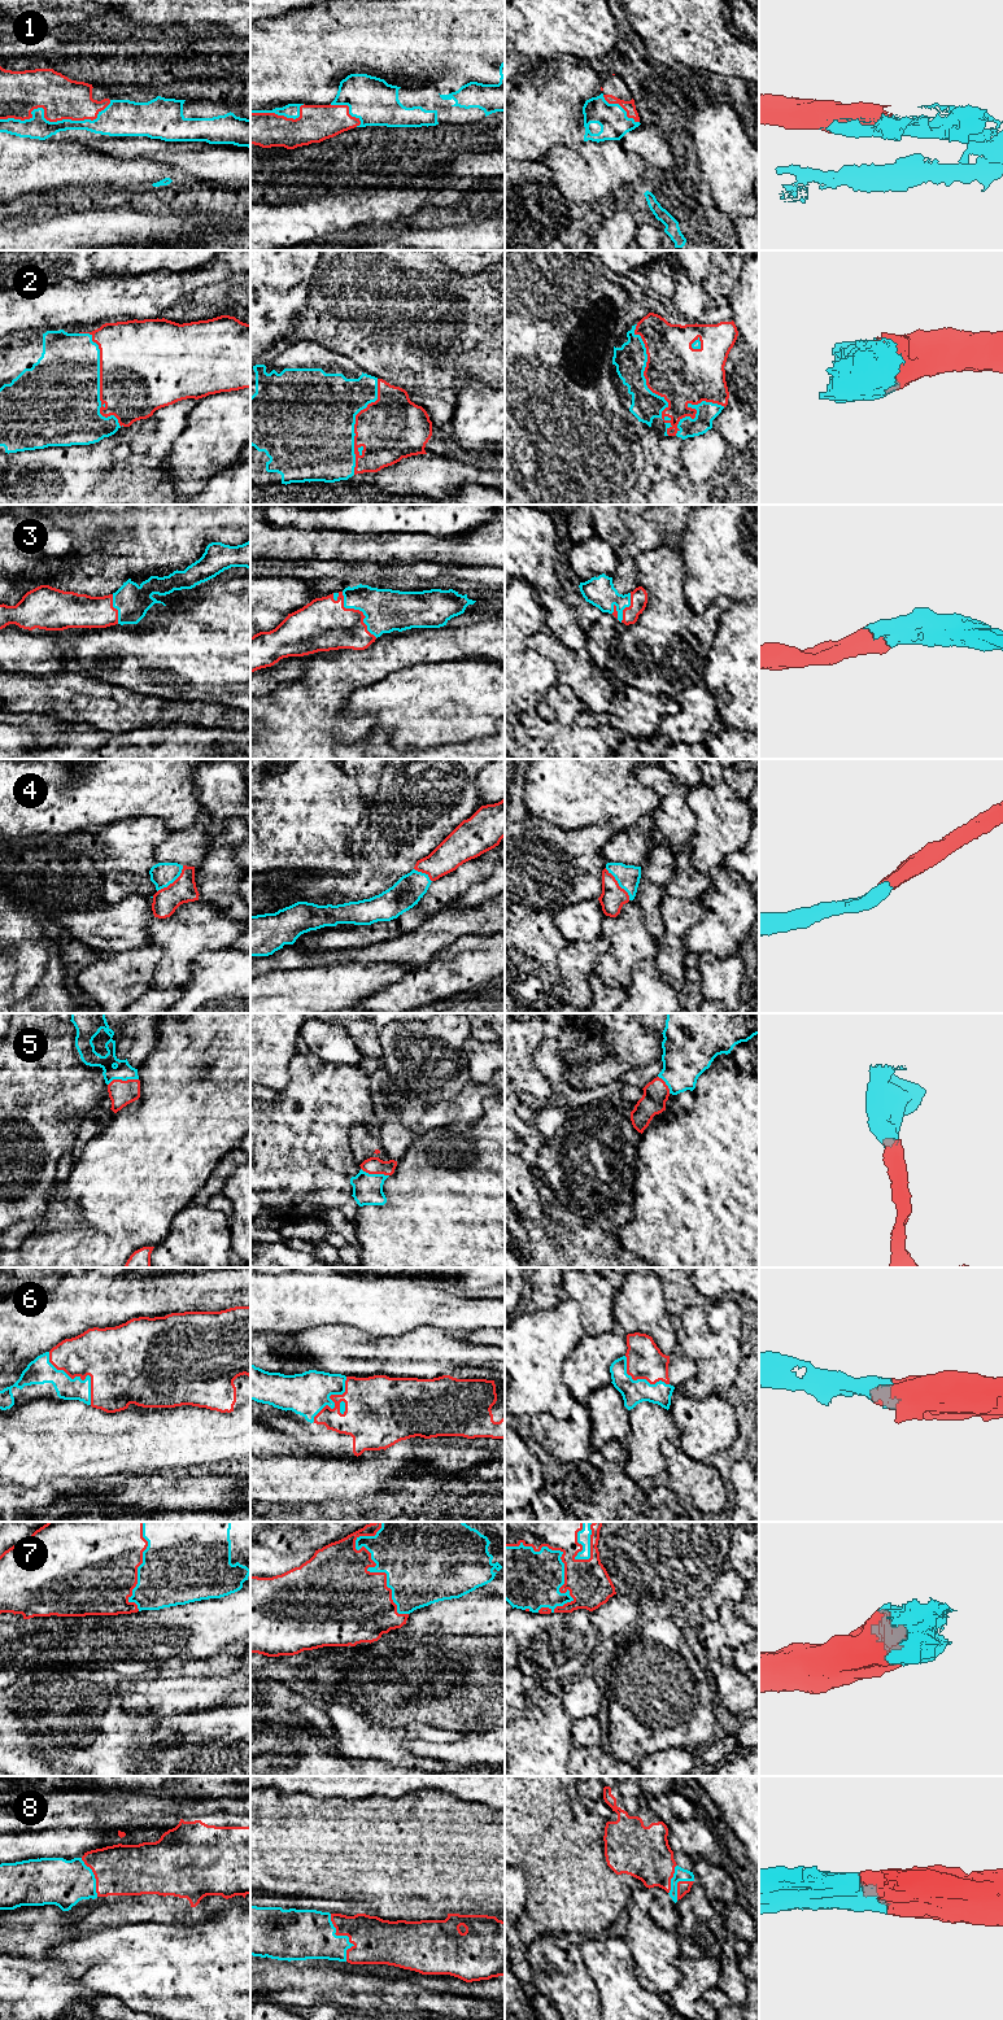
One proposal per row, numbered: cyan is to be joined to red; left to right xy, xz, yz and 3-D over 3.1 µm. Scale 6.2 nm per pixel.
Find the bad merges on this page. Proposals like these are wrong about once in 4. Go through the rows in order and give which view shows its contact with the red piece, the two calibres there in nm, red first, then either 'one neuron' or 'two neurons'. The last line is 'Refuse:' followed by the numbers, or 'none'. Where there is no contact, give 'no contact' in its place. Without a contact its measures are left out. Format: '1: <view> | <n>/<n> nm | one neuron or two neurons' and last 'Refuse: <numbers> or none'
1: xy | 260/140 nm | one neuron
2: yz | 360/190 nm | one neuron
3: xz | 320/260 nm | one neuron
4: yz | 150/140 nm | one neuron
5: xy | 160/110 nm | one neuron
6: xy | 400/160 nm | one neuron
7: yz | 320/360 nm | one neuron
8: xz | 280/300 nm | one neuron
Refuse: none

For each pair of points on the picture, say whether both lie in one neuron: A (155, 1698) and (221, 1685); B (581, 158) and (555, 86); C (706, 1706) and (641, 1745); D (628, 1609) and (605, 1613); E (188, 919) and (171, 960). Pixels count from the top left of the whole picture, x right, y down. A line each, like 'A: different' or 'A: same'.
A: same
B: different
C: same
D: same
E: same

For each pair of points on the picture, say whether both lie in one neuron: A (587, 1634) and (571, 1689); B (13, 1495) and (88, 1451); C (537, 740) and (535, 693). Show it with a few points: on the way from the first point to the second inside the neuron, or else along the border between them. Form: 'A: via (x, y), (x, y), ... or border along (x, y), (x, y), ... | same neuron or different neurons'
A: border along (585, 1671), (563, 1682) | different neurons
B: border along (13, 1483), (24, 1486), (49, 1484) | different neurons
C: border along (557, 683), (546, 693), (546, 702), (555, 719) | different neurons

